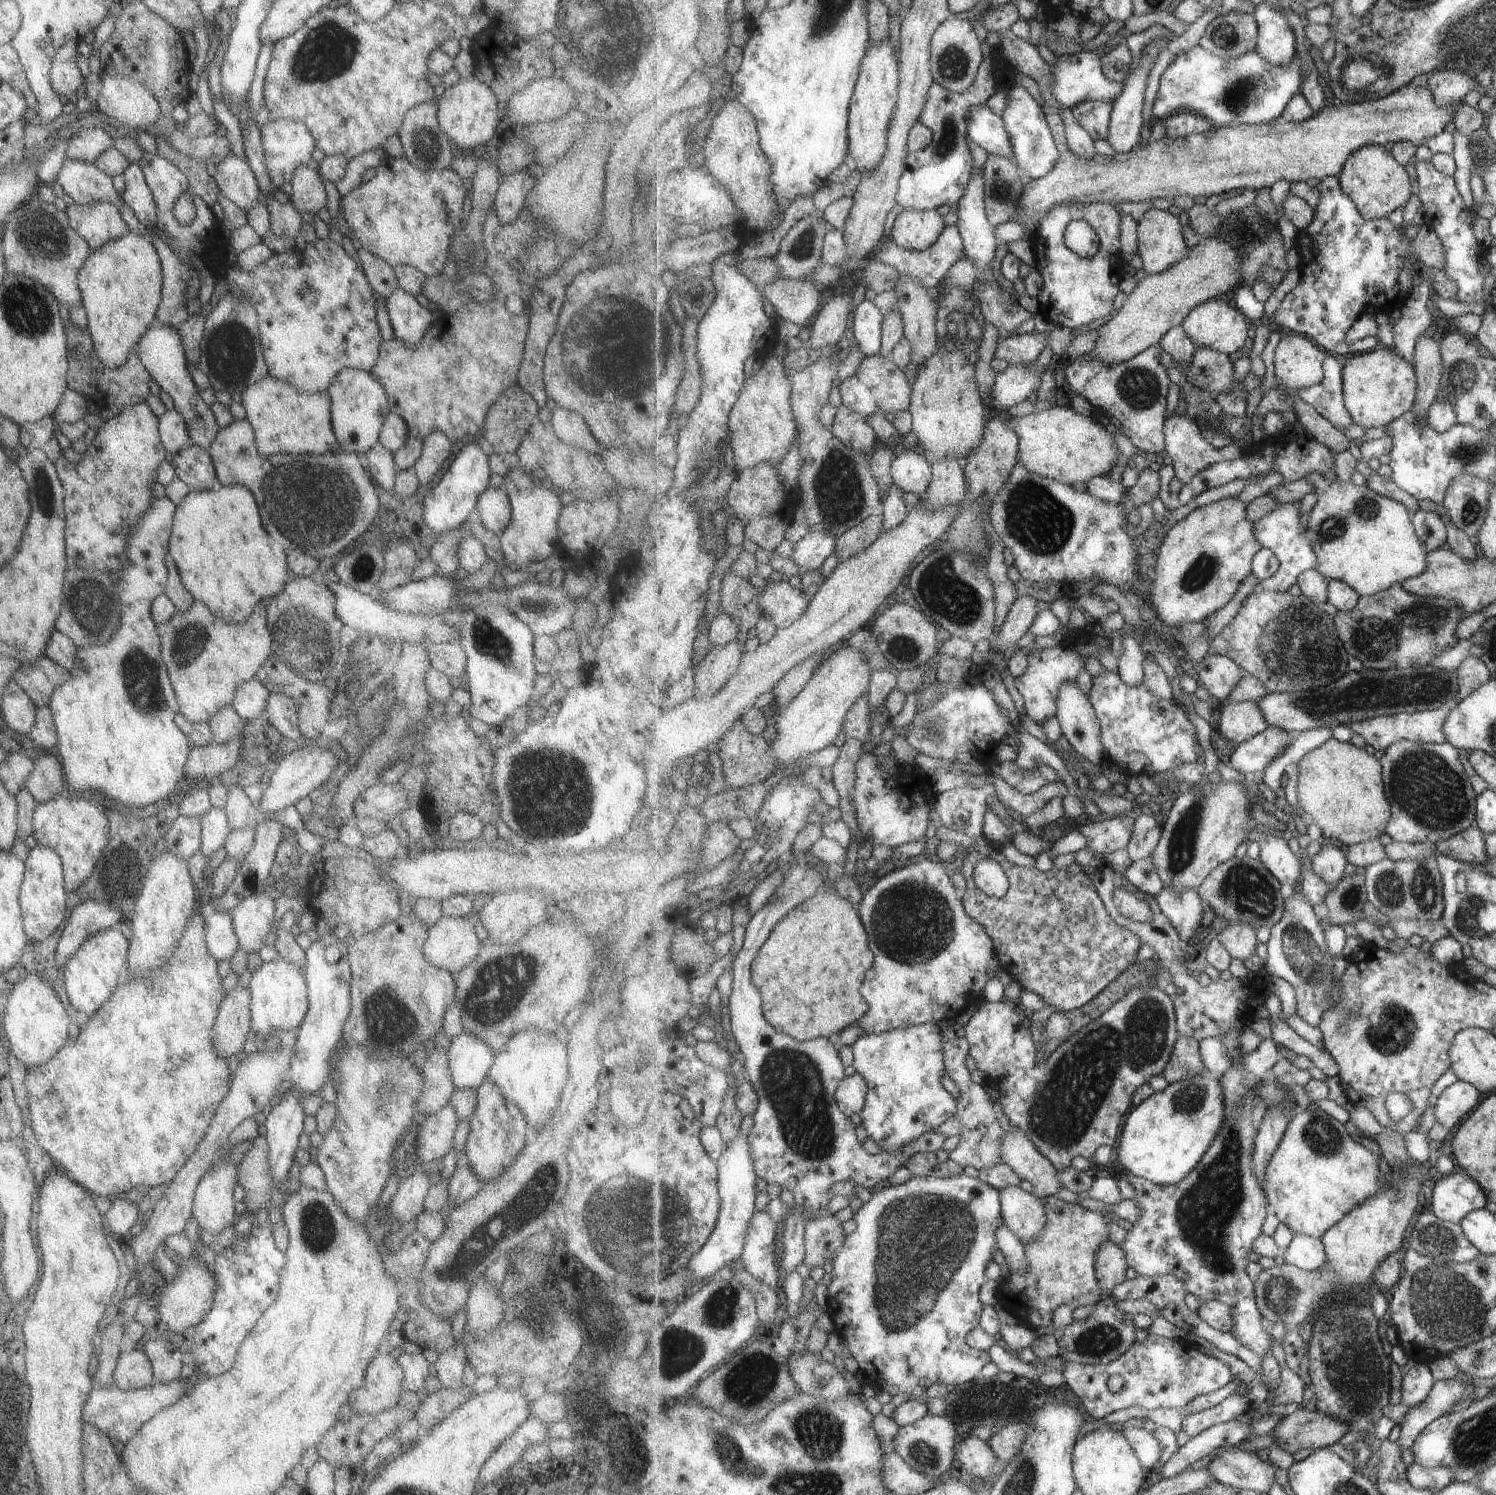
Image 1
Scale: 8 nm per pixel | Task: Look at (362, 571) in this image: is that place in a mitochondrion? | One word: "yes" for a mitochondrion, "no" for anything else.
yes

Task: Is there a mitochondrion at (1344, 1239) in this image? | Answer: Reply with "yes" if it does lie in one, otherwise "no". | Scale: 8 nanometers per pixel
no

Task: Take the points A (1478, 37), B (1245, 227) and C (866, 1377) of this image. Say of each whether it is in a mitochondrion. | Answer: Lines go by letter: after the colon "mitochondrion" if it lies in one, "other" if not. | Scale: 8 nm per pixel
A: mitochondrion
B: mitochondrion
C: other

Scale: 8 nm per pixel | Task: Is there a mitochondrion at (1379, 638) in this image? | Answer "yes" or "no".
yes

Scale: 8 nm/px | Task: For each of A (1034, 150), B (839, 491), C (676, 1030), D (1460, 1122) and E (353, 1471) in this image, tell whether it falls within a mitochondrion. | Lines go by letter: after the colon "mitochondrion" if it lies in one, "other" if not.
A: mitochondrion
B: mitochondrion
C: other
D: other
E: other

